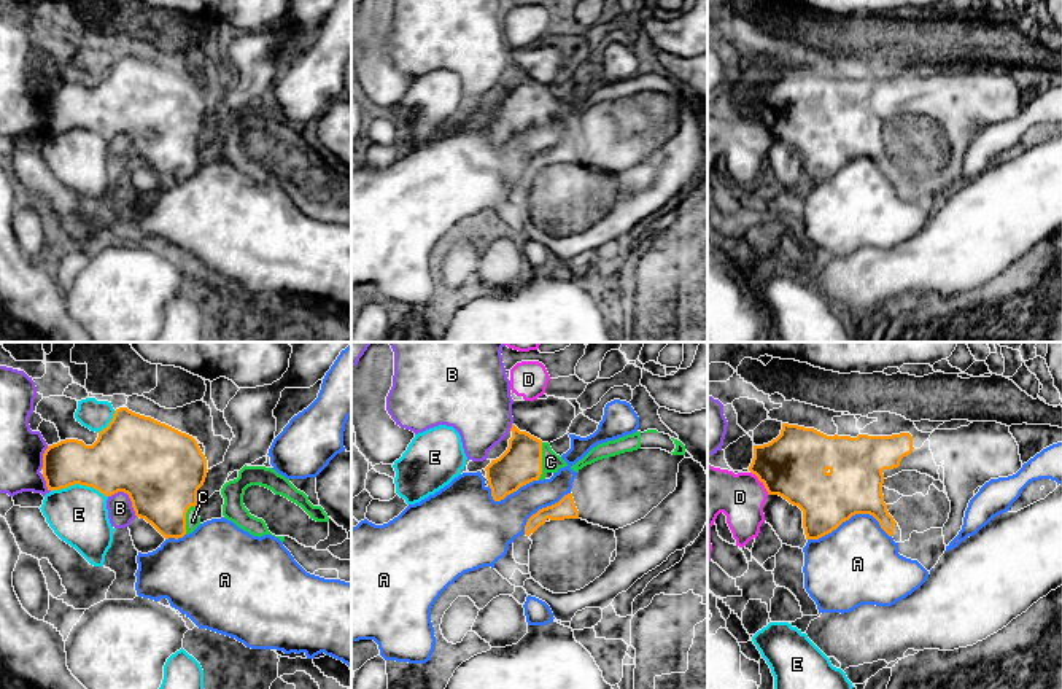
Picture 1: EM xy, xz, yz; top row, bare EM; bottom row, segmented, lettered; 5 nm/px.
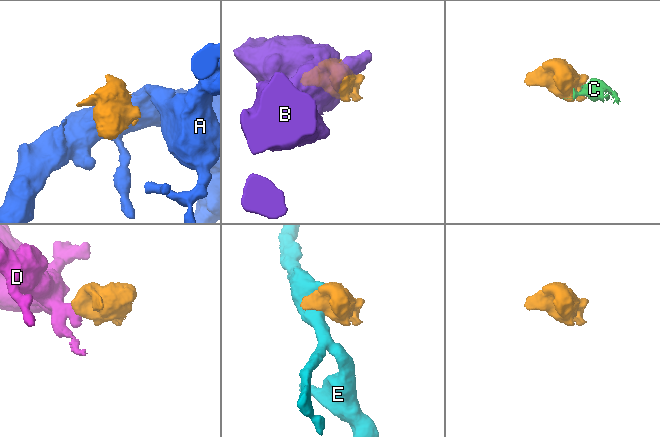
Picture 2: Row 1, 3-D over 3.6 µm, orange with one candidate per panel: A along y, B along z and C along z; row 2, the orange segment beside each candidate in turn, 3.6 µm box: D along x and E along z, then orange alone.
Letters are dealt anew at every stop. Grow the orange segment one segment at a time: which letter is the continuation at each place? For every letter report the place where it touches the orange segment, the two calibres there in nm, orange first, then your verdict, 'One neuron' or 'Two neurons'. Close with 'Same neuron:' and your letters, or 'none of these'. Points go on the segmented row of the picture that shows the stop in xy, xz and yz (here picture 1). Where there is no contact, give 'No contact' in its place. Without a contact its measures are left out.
A: Touches orange at yz (849, 517). Thickness 280 nm (orange) against 420 nm. Two neurons
B: Touches orange at xy (129, 497). Thickness 420 nm (orange) against 130 nm. Two neurons
C: Touches orange at xz (541, 460). Thickness 200 nm (orange) against 100 nm. One neuron
D: Touches orange at yz (760, 481). Thickness 340 nm (orange) against 240 nm. Two neurons
E: Touches orange at xy (80, 484). Thickness 320 nm (orange) against 300 nm. Two neurons
Same neuron: C

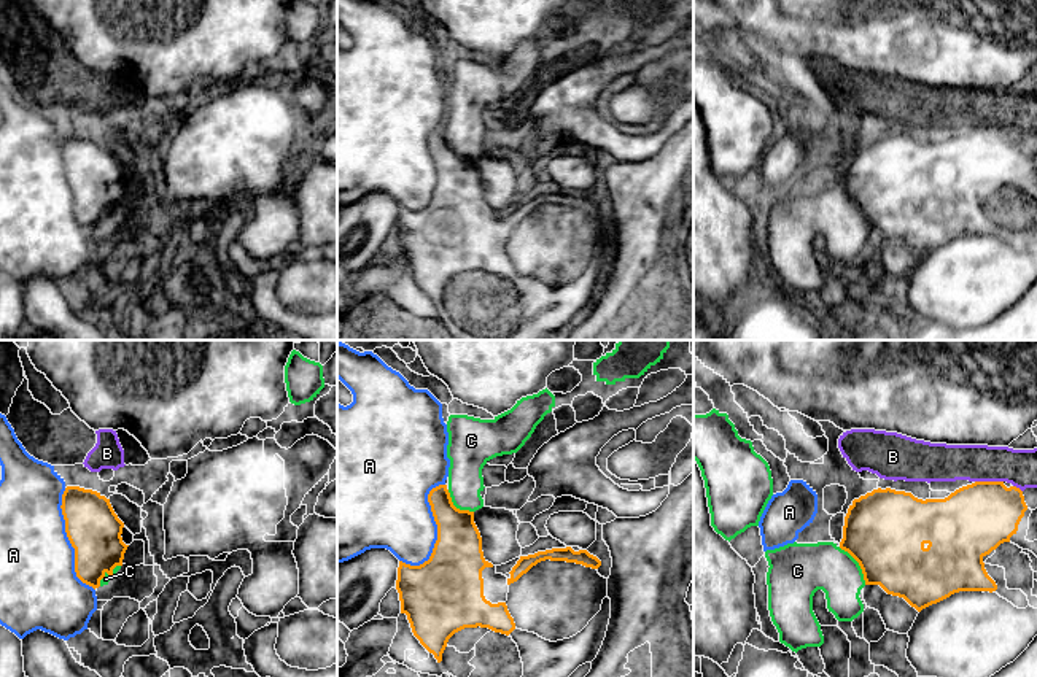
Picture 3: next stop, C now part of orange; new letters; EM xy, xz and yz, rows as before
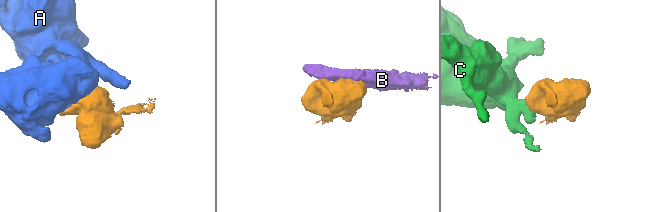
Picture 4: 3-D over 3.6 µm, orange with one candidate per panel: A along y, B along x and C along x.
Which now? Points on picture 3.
A: Touches orange at xz (438, 533). Thickness 320 nm (orange) against 360 nm. Two neurons
B: Touches orange at yz (990, 482). Thickness 360 nm (orange) against 190 nm. Two neurons
C: Touches orange at yz (859, 564). Thickness 420 nm (orange) against 240 nm. Two neurons
Same neuron: none of these

